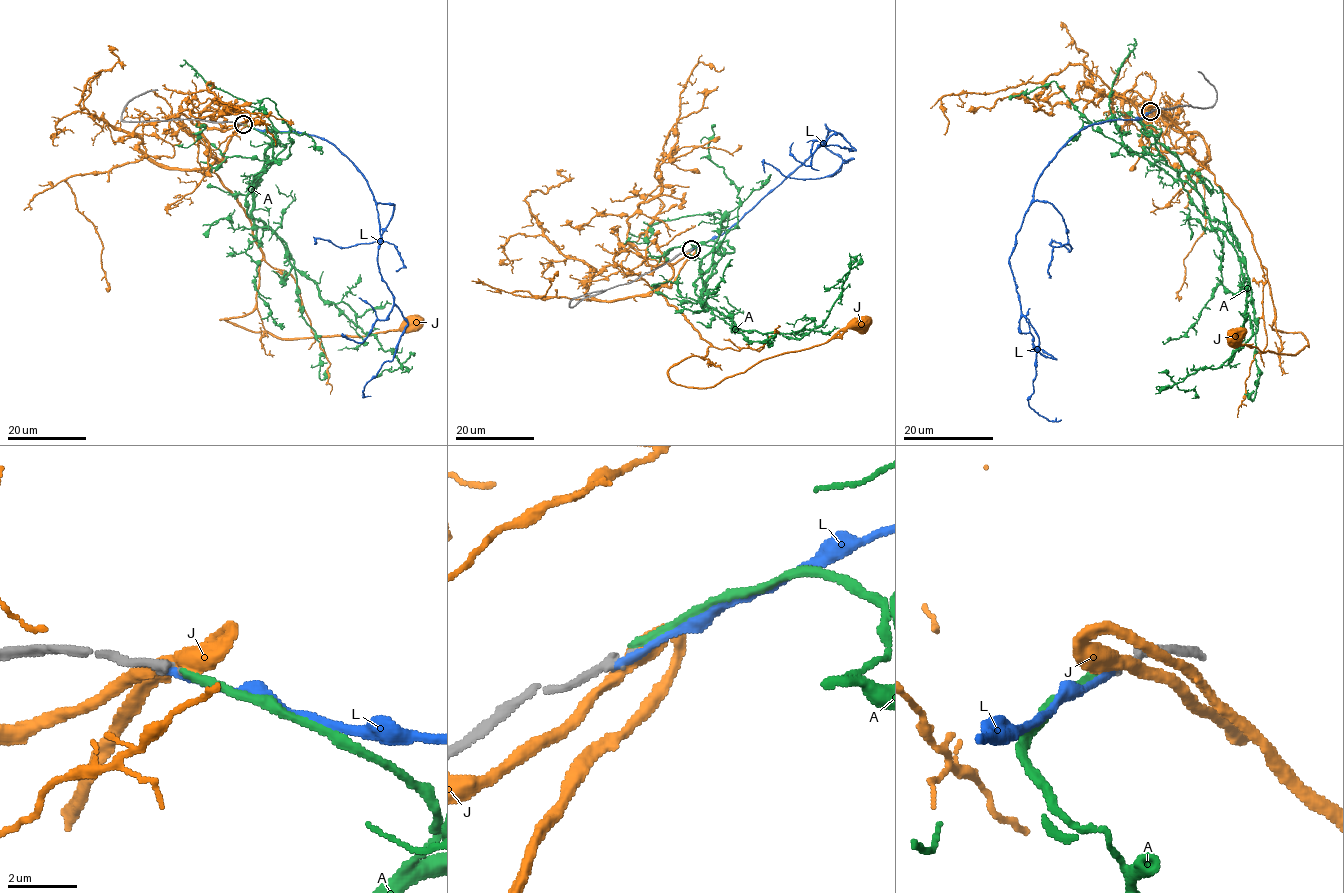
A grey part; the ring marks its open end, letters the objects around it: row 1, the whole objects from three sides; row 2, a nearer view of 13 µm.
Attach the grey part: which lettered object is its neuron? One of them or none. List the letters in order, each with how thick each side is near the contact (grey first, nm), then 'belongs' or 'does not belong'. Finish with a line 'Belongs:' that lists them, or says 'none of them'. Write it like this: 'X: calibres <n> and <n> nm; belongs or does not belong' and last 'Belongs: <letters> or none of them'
A: calibres 190 and 240 nm; belongs
J: calibres 300 and 440 nm; does not belong
L: calibres 300 and 260 nm; does not belong
Belongs: A

